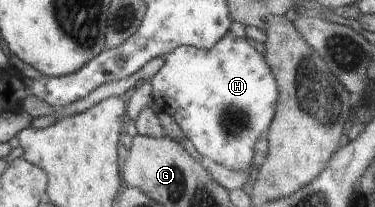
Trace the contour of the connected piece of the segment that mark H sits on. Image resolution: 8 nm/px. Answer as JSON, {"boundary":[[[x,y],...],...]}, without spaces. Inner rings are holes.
{"boundary":[[[228,31],[210,50],[180,46],[165,56],[164,65],[151,78],[152,98],[160,113],[170,114],[178,123],[183,137],[188,139],[206,161],[222,164],[228,170],[240,172],[250,168],[256,142],[266,135],[278,100],[277,84],[264,55],[252,47],[246,39]]]}

